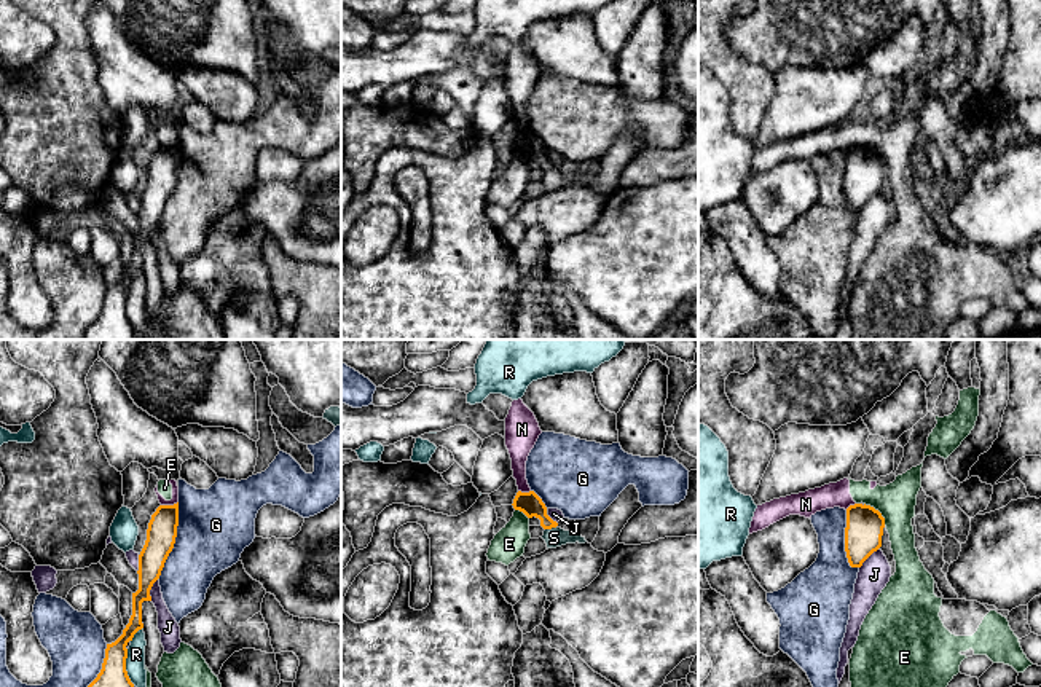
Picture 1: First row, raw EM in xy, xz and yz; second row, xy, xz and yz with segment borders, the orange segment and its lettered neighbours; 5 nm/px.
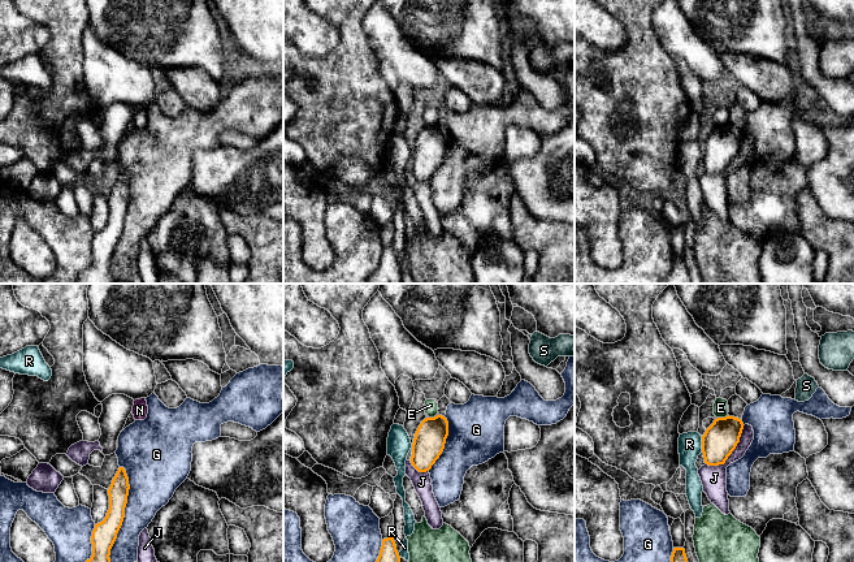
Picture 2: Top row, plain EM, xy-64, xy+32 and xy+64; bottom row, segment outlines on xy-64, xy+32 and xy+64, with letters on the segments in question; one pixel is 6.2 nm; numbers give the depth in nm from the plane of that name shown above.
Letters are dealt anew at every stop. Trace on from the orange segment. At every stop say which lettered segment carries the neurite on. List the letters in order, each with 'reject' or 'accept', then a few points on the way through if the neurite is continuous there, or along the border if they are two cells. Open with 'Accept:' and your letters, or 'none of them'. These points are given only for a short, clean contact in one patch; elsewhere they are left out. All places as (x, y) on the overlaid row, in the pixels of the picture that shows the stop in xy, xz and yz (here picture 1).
Accept: S
E: reject; border along yz (864, 502), (880, 514), (885, 525)
G: reject
J: reject
N: reject; border along xy (177, 501), (161, 506)
R: reject
S: accept; runs through xz (530, 502), (550, 528), (553, 537)

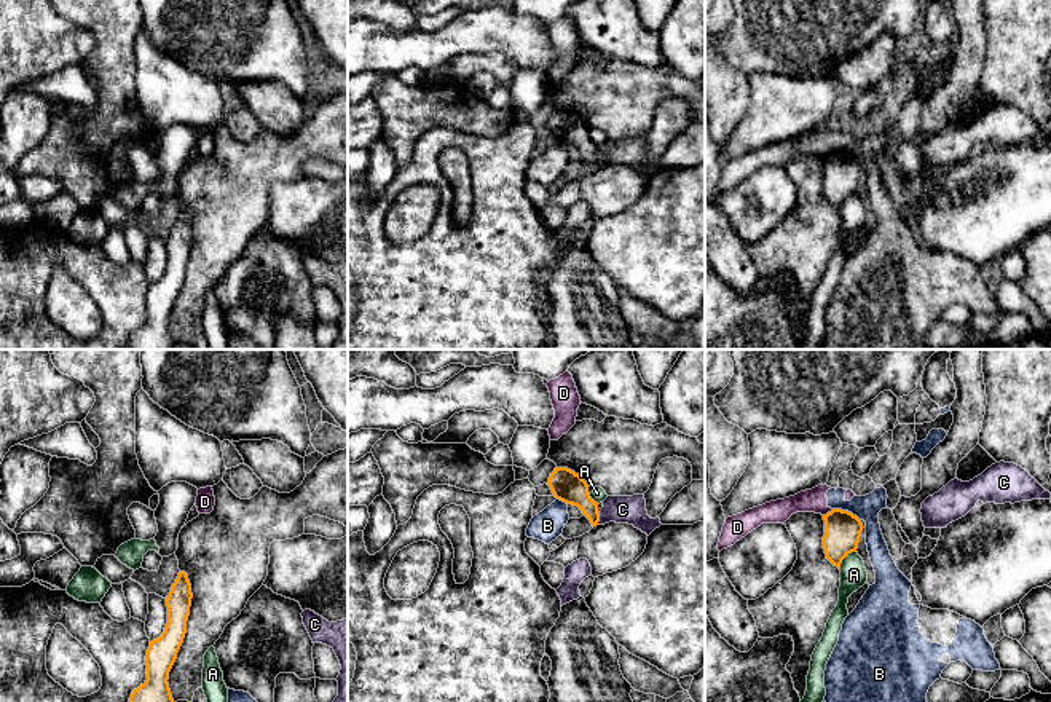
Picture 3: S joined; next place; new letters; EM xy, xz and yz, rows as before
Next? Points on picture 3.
Accept: none of them
A: reject
B: reject; border along yz (833, 508), (850, 511), (860, 520)
C: reject; border along xz (597, 509), (598, 524)
D: reject; border along yz (833, 509), (823, 516)

